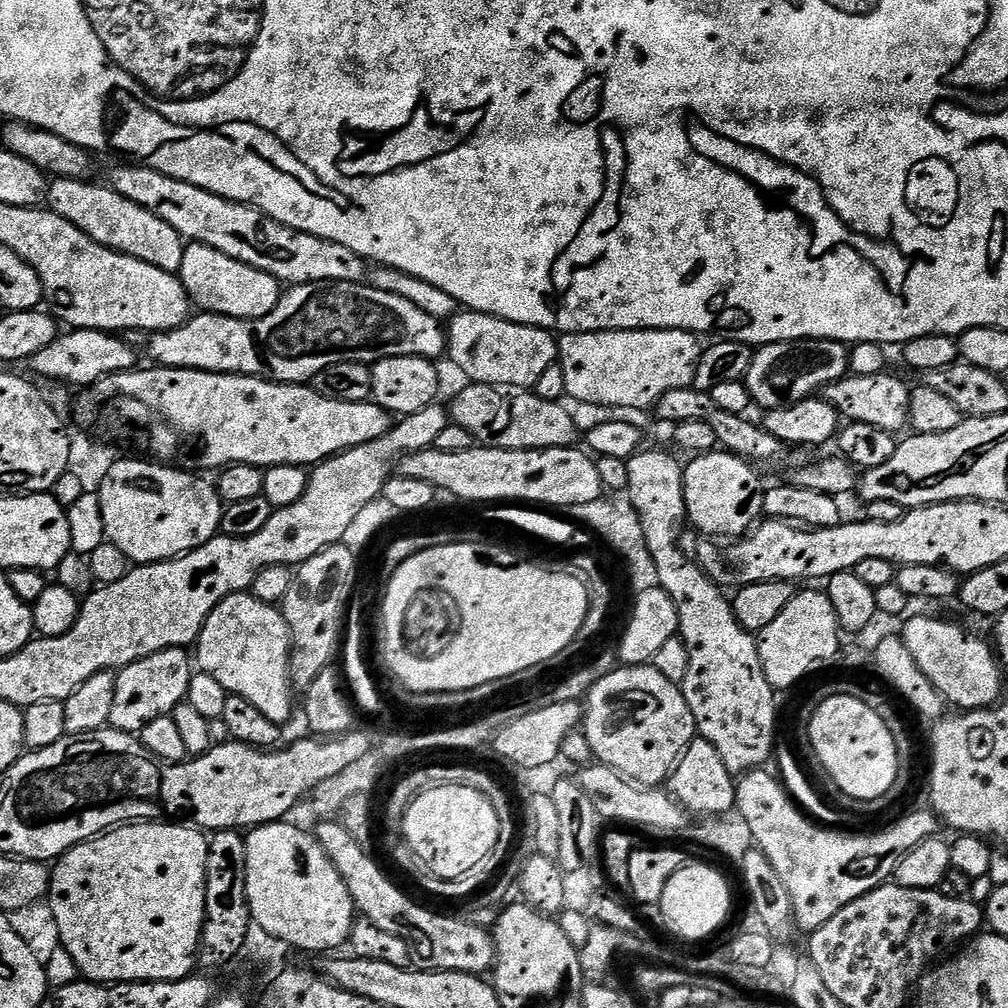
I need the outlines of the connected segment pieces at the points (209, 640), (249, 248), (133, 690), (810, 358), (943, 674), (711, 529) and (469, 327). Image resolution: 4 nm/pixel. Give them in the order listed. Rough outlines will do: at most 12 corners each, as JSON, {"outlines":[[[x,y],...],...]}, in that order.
{"outlines":[[[230,594],[194,656],[229,696],[287,725],[292,635],[277,605]],[[124,162],[110,186],[285,285],[359,284],[350,246]],[[167,648],[119,669],[111,727],[138,734],[185,703],[194,660]],[[840,340],[765,344],[748,393],[761,409],[815,397],[850,372]],[[911,616],[904,645],[960,710],[990,708],[1006,672],[989,641]],[[743,456],[687,461],[691,527],[739,538],[764,516],[766,484]],[[471,310],[447,359],[478,384],[535,389],[557,363],[547,328]]]}

